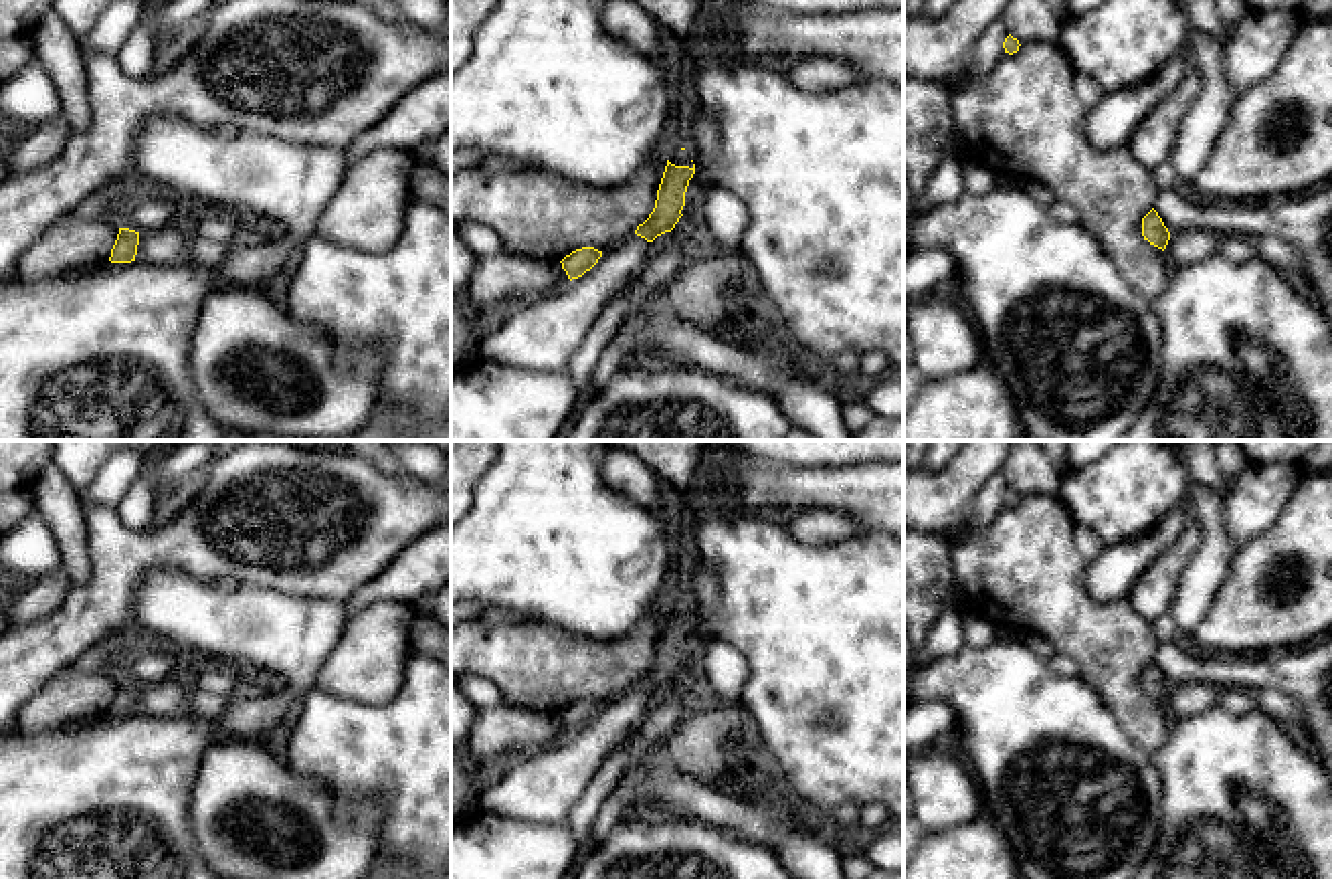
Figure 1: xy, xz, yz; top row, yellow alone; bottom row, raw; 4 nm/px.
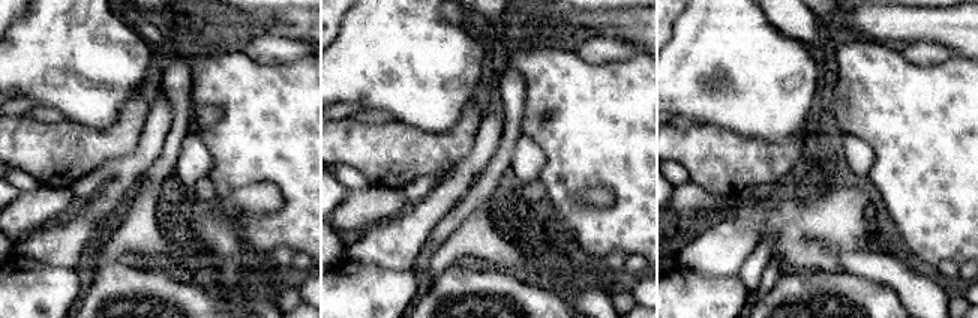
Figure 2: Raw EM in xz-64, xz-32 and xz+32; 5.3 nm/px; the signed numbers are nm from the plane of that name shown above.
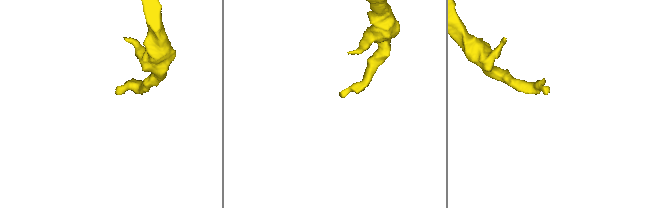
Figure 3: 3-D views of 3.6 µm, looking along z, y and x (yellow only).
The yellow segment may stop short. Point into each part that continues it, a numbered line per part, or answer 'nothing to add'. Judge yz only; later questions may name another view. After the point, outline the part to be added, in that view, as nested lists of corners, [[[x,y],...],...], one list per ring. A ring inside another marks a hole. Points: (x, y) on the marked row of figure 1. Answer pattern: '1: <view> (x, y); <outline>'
1: yz (1191, 245); [[[1205,228],[1170,232],[1164,249],[1170,269],[1209,259],[1219,253],[1219,234]]]

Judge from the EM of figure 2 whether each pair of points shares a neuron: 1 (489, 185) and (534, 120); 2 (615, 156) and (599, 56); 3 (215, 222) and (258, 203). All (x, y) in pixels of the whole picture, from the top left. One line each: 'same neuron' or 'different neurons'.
1: different neurons
2: different neurons
3: same neuron

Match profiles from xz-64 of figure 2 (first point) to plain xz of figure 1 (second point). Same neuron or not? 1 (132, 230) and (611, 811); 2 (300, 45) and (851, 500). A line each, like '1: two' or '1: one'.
1: one
2: two

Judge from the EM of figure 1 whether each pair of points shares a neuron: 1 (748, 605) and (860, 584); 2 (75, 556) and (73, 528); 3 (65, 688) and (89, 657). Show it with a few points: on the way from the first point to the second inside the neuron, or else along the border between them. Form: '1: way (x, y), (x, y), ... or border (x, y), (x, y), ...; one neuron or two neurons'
1: way (777, 605), (831, 605); one neuron
2: way (73, 550), (73, 534); one neuron
3: border (71, 665), (83, 671), (112, 669); two neurons

